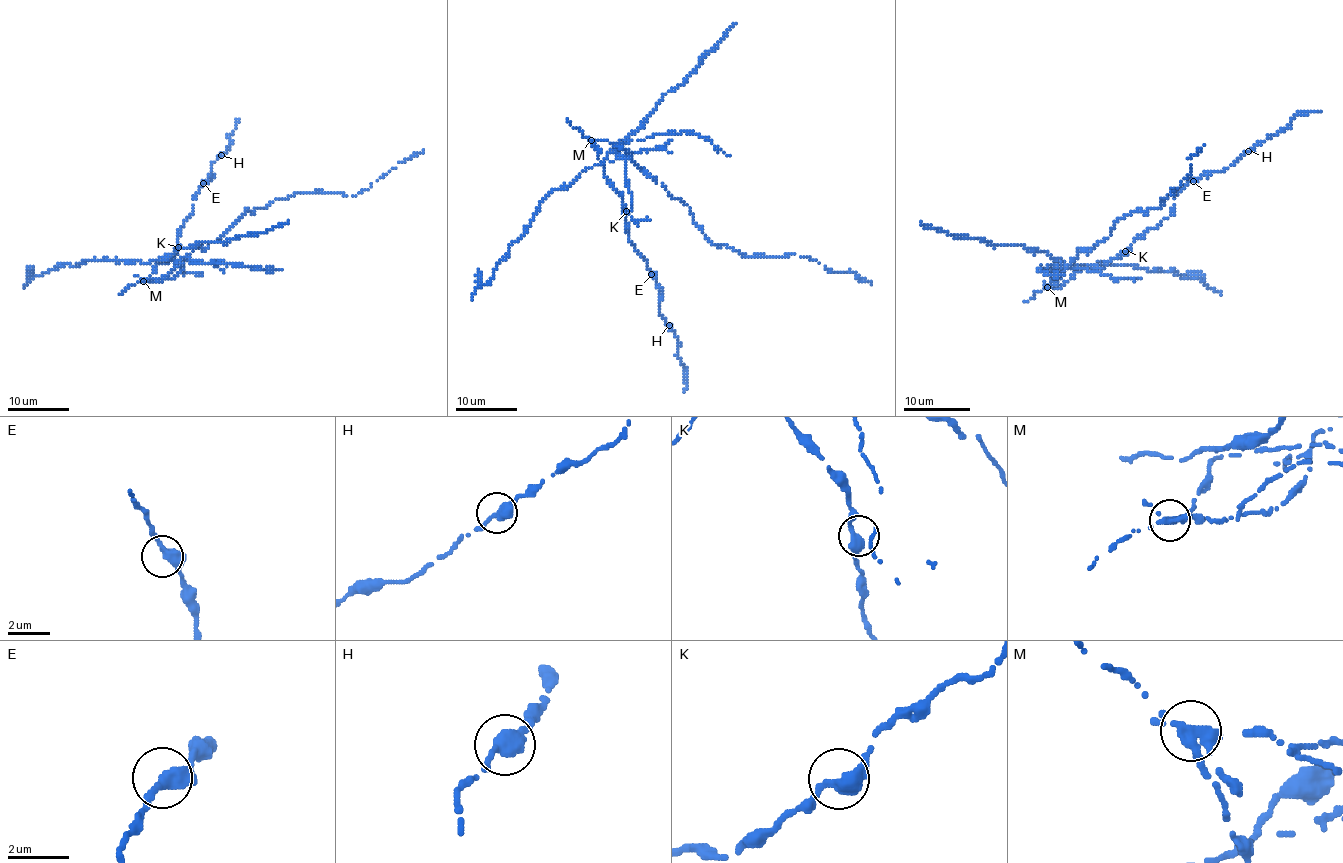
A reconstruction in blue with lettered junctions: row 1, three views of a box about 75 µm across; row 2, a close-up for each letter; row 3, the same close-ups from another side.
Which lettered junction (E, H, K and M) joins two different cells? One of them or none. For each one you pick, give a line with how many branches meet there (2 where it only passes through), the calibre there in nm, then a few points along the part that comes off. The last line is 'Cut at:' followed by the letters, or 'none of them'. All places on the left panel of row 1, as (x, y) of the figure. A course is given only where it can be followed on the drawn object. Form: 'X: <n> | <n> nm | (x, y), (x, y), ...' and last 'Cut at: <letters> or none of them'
M: 2 | 400 nm | (143, 281), (174, 278), (195, 247), (214, 243), (246, 209), (306, 192), (355, 197), (424, 149)
Cut at: M

